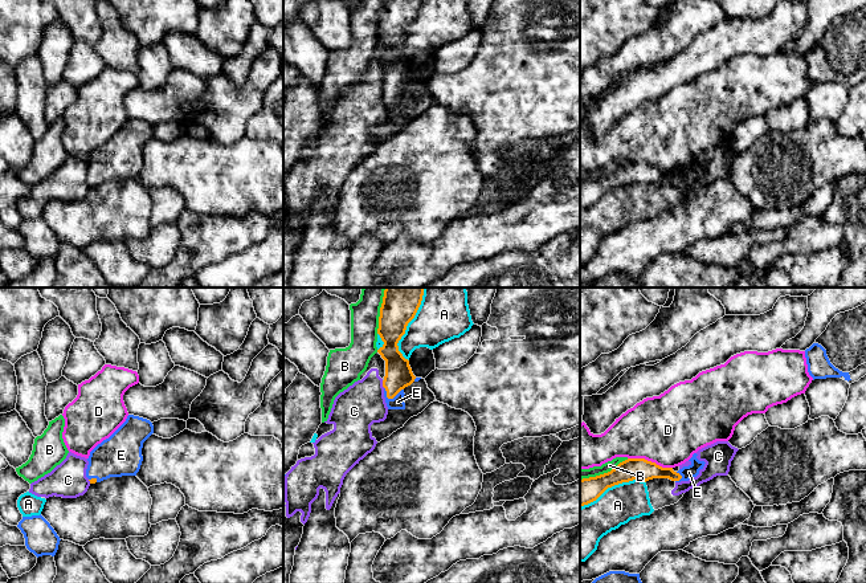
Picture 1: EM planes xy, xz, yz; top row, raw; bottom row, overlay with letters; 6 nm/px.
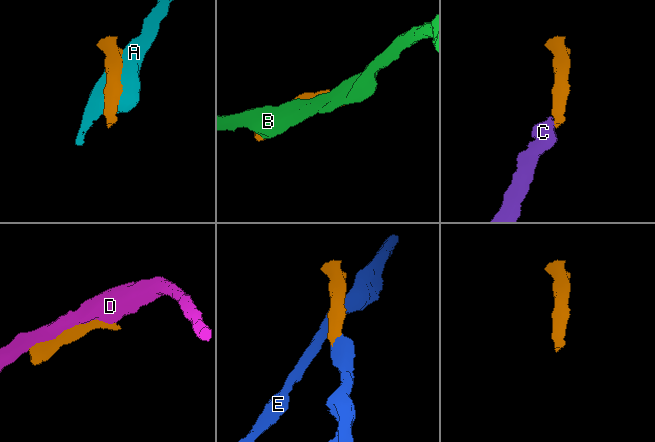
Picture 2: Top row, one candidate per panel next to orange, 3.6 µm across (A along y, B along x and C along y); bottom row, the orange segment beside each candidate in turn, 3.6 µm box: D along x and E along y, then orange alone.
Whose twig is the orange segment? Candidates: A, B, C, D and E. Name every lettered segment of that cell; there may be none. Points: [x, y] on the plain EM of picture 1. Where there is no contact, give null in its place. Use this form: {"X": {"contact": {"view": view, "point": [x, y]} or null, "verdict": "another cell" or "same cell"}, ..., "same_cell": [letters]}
{"A": {"contact": {"view": "yz", "point": [612, 188]}, "verdict": "another cell"}, "B": {"contact": {"view": "yz", "point": [604, 176]}, "verdict": "another cell"}, "C": {"contact": {"view": "xz", "point": [383, 88]}, "verdict": "another cell"}, "D": {"contact": {"view": "yz", "point": [650, 164]}, "verdict": "another cell"}, "E": {"contact": {"view": "xz", "point": [393, 100]}, "verdict": "same cell"}, "same_cell": ["E"]}

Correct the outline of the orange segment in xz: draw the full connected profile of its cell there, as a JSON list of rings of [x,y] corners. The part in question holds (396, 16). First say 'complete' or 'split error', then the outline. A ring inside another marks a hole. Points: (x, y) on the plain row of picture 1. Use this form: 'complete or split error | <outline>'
split error | [[[383,0],[377,37],[384,48],[377,56],[385,64],[383,90],[388,113],[405,113],[404,91],[421,82],[413,78],[397,49],[421,4],[422,0]]]

